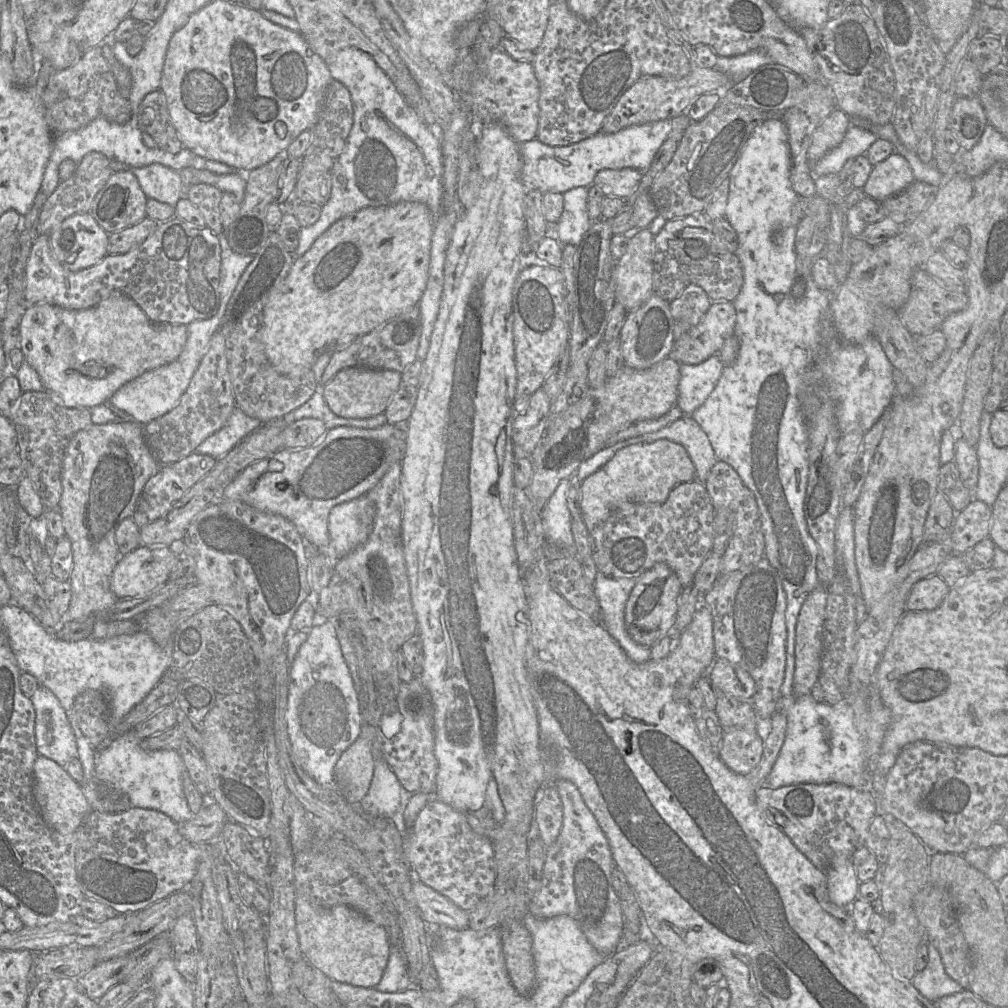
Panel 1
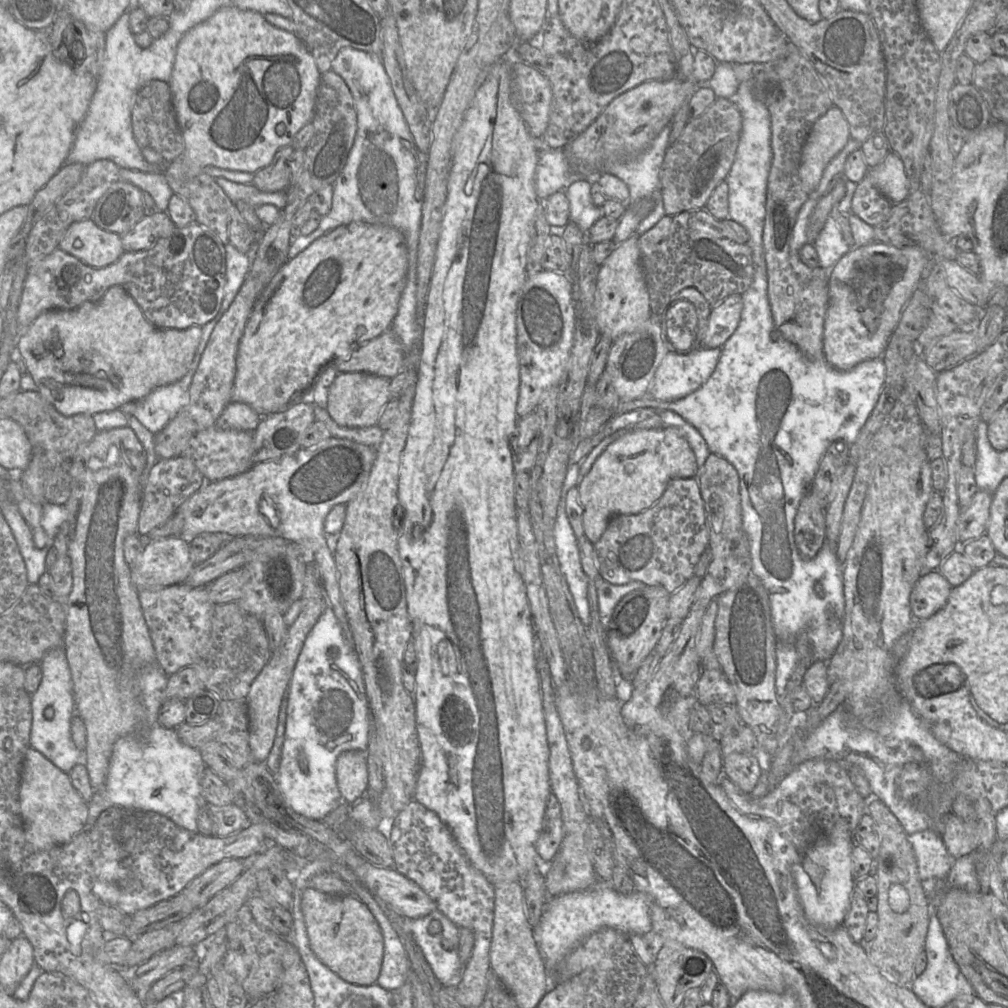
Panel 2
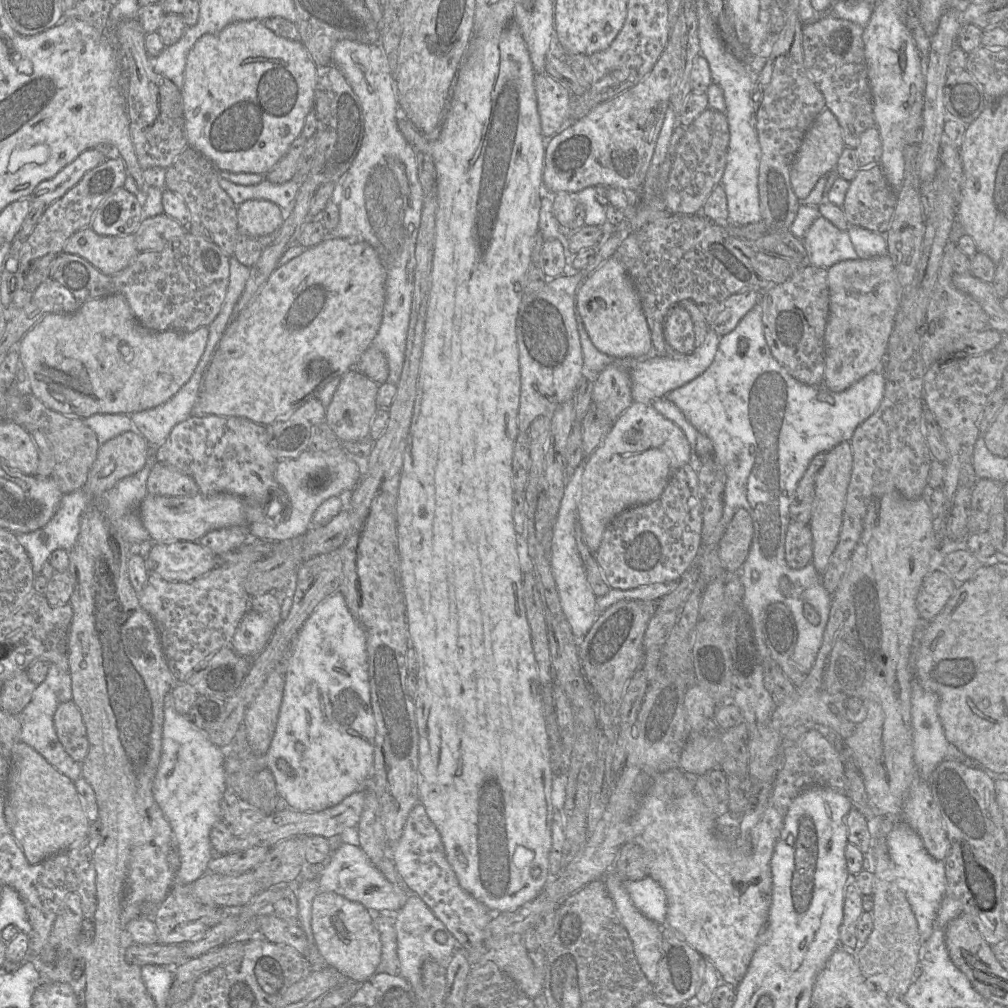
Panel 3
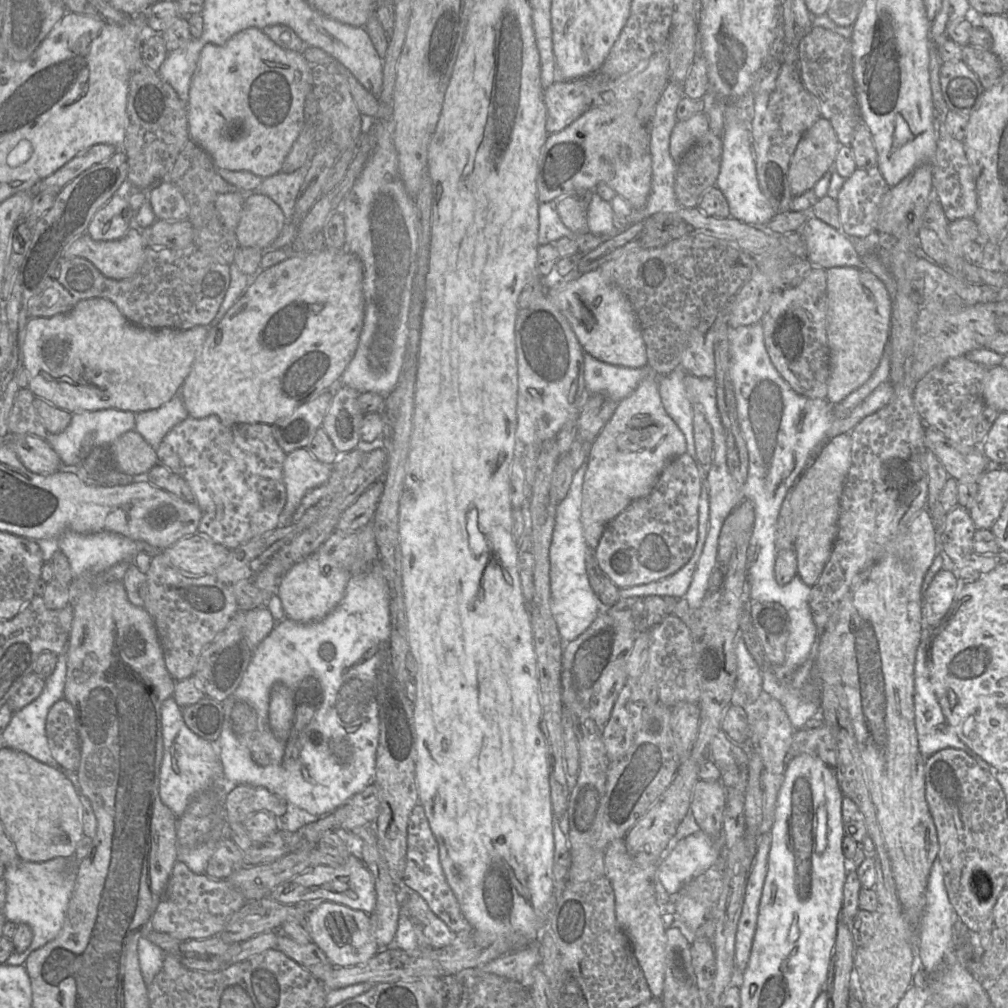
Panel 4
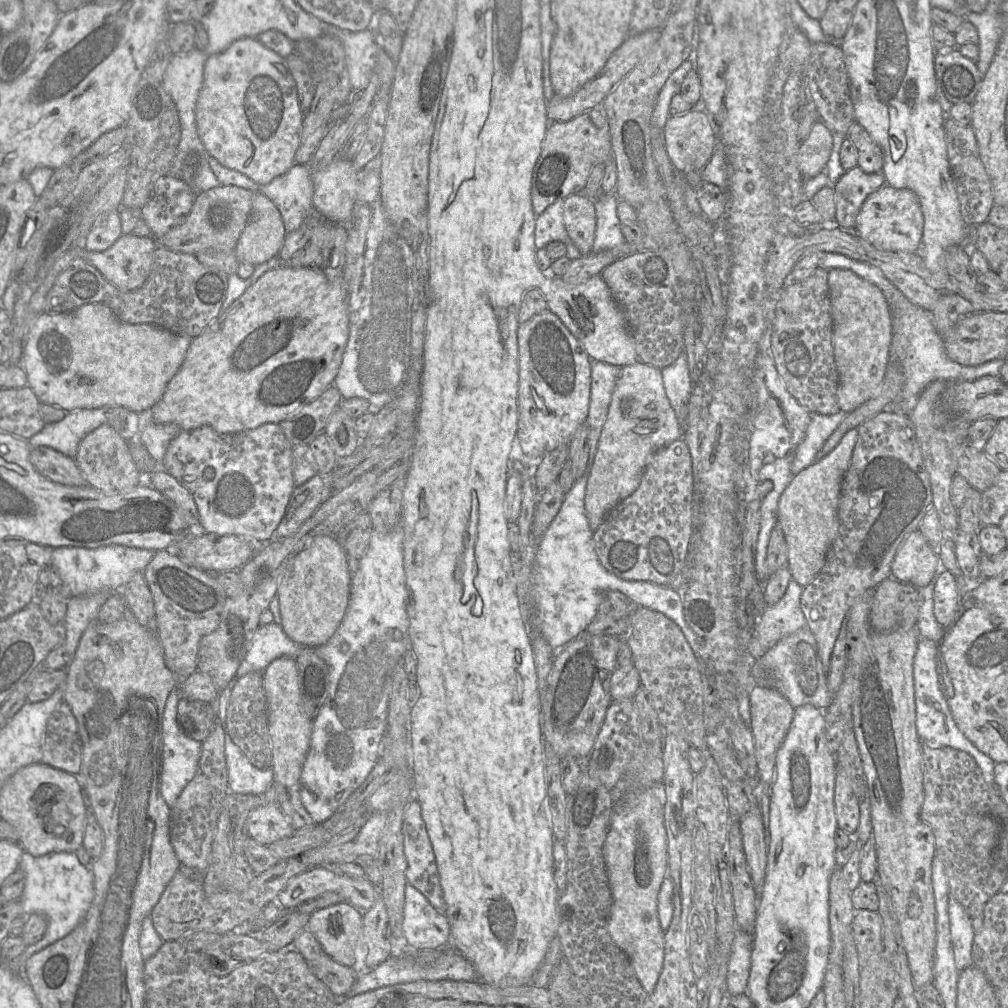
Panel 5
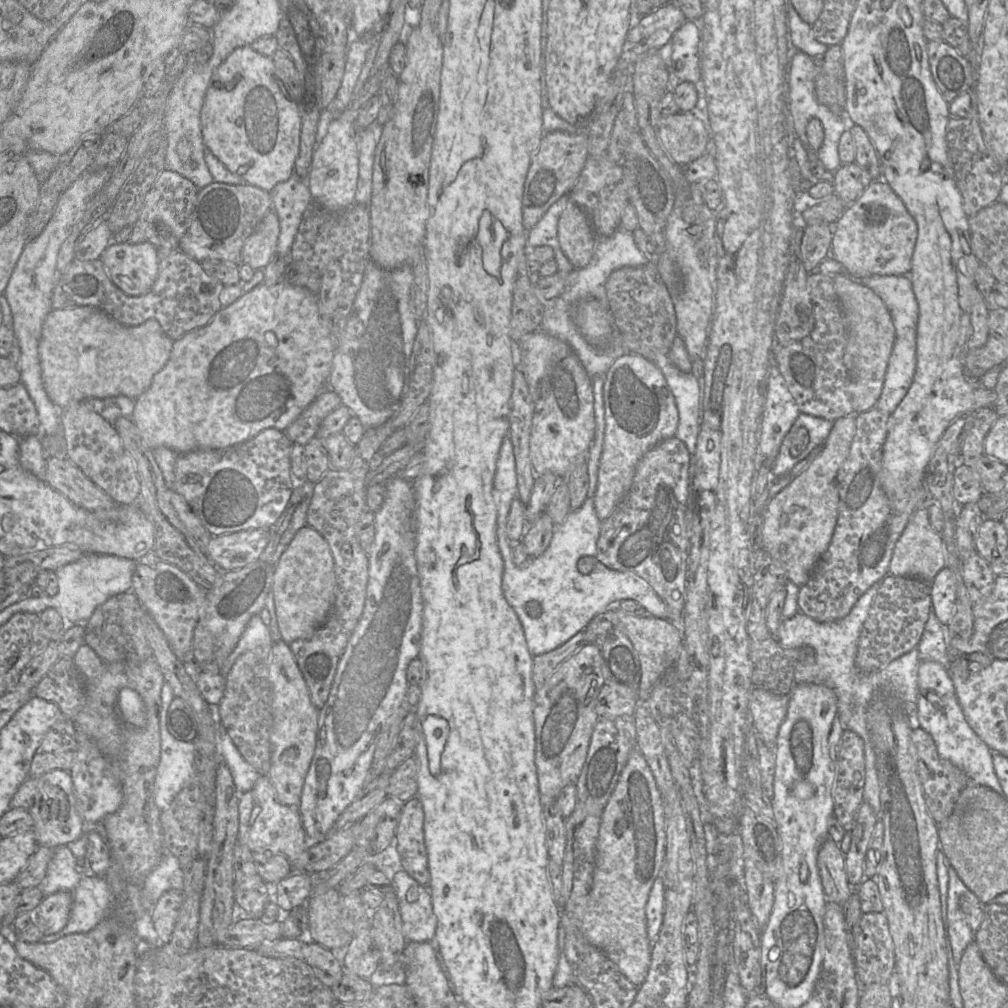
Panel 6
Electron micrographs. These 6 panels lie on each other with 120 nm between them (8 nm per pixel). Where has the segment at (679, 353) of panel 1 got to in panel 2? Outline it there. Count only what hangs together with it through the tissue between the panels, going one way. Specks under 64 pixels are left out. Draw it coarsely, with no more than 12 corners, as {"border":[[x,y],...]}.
{"border":[[743,301],[712,307],[700,348],[721,348],[737,329]]}

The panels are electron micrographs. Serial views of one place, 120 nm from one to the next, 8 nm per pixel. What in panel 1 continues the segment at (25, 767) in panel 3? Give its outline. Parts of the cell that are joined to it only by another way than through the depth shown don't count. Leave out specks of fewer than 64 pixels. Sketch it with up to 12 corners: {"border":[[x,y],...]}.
{"border":[[35,760],[34,799],[45,824],[76,831],[91,811],[65,767]]}

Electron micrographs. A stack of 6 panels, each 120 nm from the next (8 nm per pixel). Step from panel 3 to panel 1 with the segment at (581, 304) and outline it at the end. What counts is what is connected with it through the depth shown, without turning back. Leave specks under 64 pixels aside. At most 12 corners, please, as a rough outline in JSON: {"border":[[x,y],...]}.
{"border":[[639,230],[615,267],[627,312],[653,292],[654,235]]}

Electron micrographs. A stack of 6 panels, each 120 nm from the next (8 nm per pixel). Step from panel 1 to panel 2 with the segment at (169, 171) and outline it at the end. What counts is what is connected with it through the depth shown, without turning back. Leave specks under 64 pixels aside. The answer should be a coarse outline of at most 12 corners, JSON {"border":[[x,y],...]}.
{"border":[[120,168],[120,180],[148,192],[166,211],[173,191],[164,173]]}

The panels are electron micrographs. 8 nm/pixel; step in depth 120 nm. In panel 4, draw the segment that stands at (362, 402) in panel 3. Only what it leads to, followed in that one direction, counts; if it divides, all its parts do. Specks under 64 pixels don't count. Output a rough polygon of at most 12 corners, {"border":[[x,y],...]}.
{"border":[[341,386],[322,424],[340,456],[360,444],[360,394]]}

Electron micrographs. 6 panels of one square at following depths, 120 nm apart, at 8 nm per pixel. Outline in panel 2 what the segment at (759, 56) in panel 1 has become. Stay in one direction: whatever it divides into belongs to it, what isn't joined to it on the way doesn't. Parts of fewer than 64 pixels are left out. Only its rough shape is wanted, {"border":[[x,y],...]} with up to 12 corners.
{"border":[[717,62],[707,84],[729,99],[773,64]]}

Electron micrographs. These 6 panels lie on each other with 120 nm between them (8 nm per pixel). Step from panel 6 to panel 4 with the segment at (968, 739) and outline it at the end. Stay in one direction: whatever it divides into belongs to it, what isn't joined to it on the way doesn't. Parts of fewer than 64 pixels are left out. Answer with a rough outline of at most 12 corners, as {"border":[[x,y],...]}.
{"border":[[923,630],[914,663],[914,719],[921,754],[960,749],[998,770],[961,741],[943,714],[926,663]]}

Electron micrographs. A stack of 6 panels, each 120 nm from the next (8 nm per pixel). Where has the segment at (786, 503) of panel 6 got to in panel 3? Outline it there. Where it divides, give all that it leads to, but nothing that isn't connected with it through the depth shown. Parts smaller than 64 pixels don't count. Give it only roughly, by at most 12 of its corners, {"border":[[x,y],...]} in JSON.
{"border":[[850,441],[826,453],[809,526],[821,575],[838,545],[853,469]]}

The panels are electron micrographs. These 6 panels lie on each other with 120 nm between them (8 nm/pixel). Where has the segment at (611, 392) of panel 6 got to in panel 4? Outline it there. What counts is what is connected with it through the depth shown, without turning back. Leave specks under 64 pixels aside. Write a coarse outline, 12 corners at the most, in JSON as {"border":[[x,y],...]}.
{"border":[[658,378],[618,402],[591,444],[583,535],[647,497],[686,453]]}

